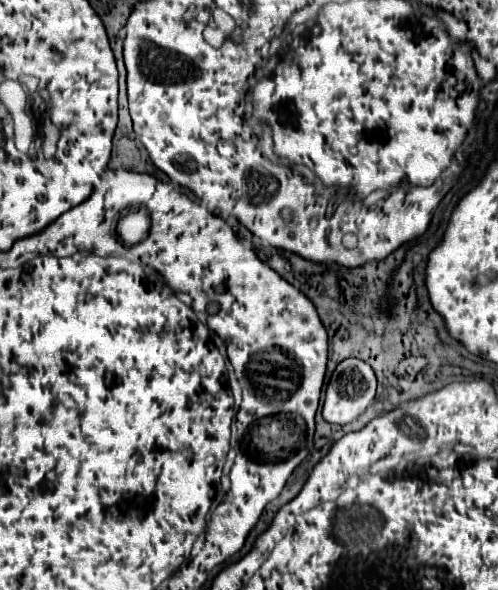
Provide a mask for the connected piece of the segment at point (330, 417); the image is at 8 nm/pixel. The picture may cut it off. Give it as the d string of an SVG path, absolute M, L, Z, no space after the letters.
M348 358L336 366L336 370L330 378L330 384L326 388L322 416L330 424L340 424L340 426L350 424L372 404L374 396L376 396L376 376L374 376L372 368L358 358Z

